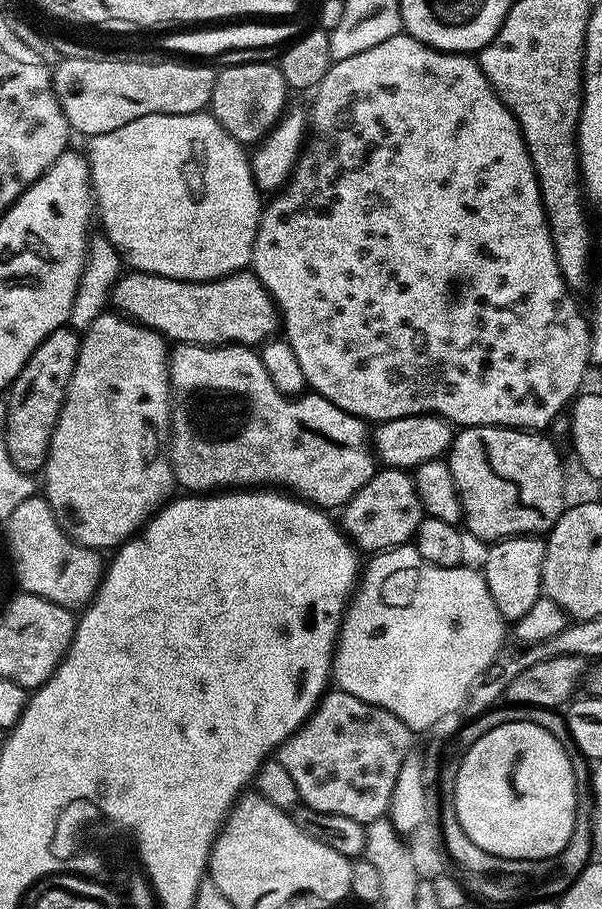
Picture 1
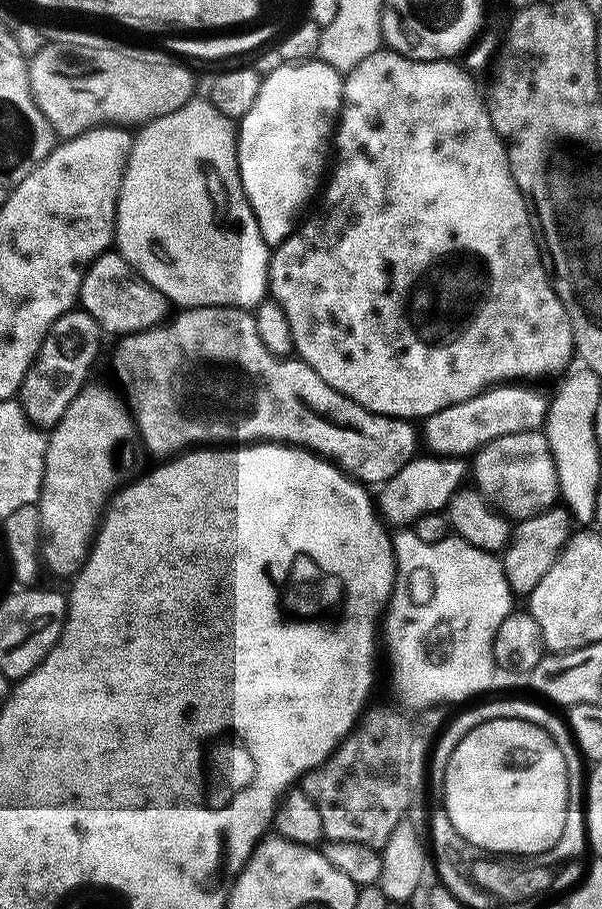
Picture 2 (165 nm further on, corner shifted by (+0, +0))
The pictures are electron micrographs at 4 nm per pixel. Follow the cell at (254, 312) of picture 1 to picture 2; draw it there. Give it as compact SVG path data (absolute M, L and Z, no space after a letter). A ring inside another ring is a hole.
M116 250L105 252L86 269L78 304L83 311L89 312L94 322L98 322L101 333L113 332L116 338L155 328L165 323L170 316L167 297L154 290L150 282L136 275Z

